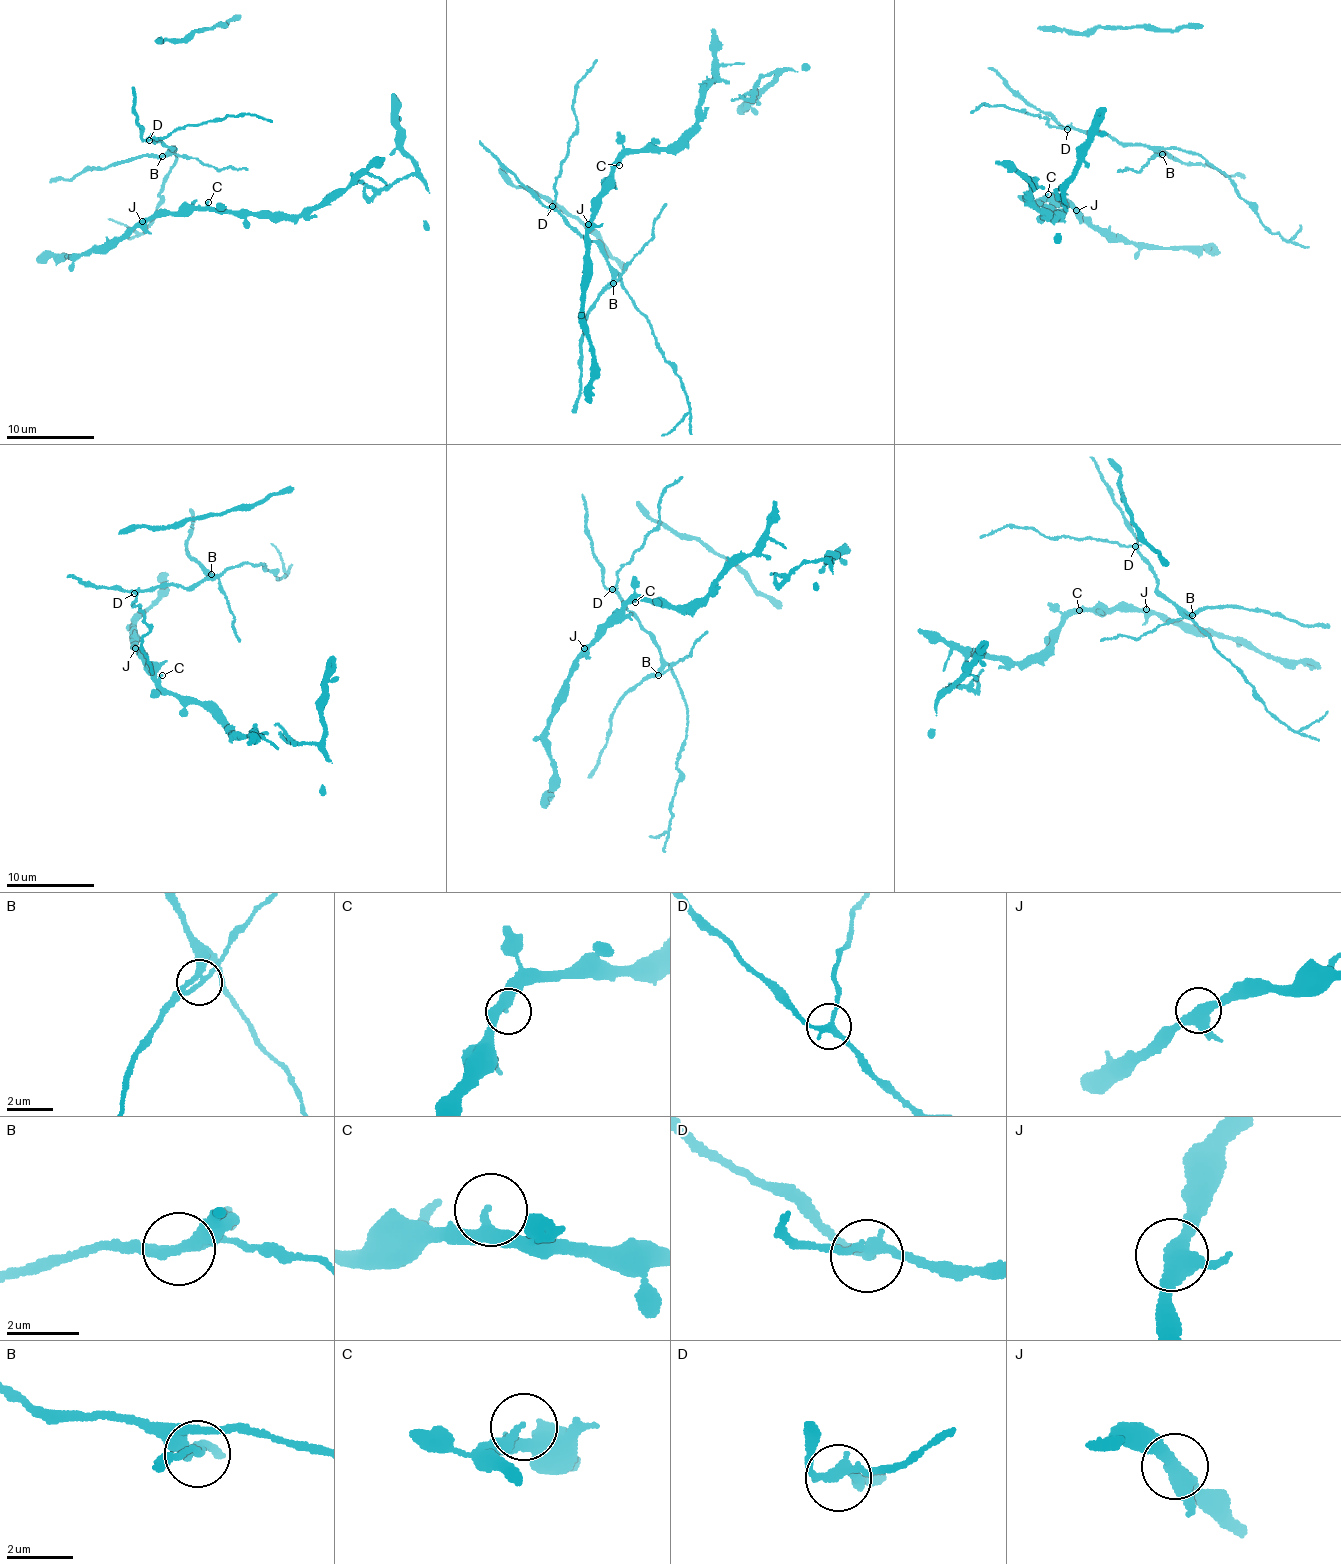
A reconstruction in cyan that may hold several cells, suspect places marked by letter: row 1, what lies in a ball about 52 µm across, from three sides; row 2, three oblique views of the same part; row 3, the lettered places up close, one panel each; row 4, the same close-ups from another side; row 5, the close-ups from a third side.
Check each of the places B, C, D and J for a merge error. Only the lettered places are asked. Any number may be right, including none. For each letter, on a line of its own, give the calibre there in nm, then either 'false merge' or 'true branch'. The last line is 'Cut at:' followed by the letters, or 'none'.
B: 240 nm | false merge
C: 180 nm | true branch
D: 240 nm | false merge
J: 420 nm | true branch
Cut at: B, D

